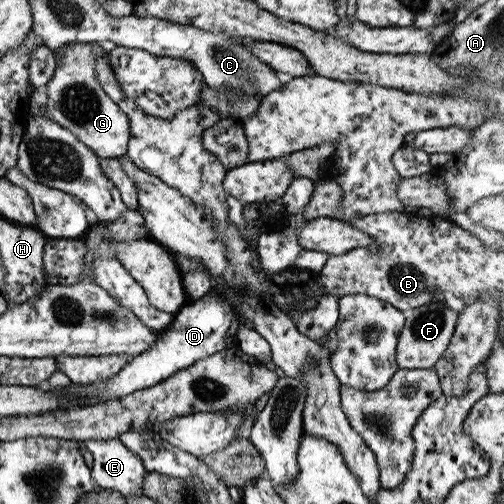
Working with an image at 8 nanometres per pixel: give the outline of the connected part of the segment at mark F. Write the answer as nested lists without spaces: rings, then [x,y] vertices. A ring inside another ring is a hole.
[[[433,300],[407,312],[404,328],[398,336],[396,362],[400,369],[427,369],[436,367],[437,360],[447,350],[450,340],[454,338],[457,318],[462,310],[452,310],[448,306]]]

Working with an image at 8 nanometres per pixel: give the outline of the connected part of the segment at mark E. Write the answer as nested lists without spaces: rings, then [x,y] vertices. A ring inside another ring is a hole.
[[[120,440],[81,441],[91,467],[92,480],[102,490],[121,492],[124,496],[142,496],[145,474],[142,459],[128,450]]]

